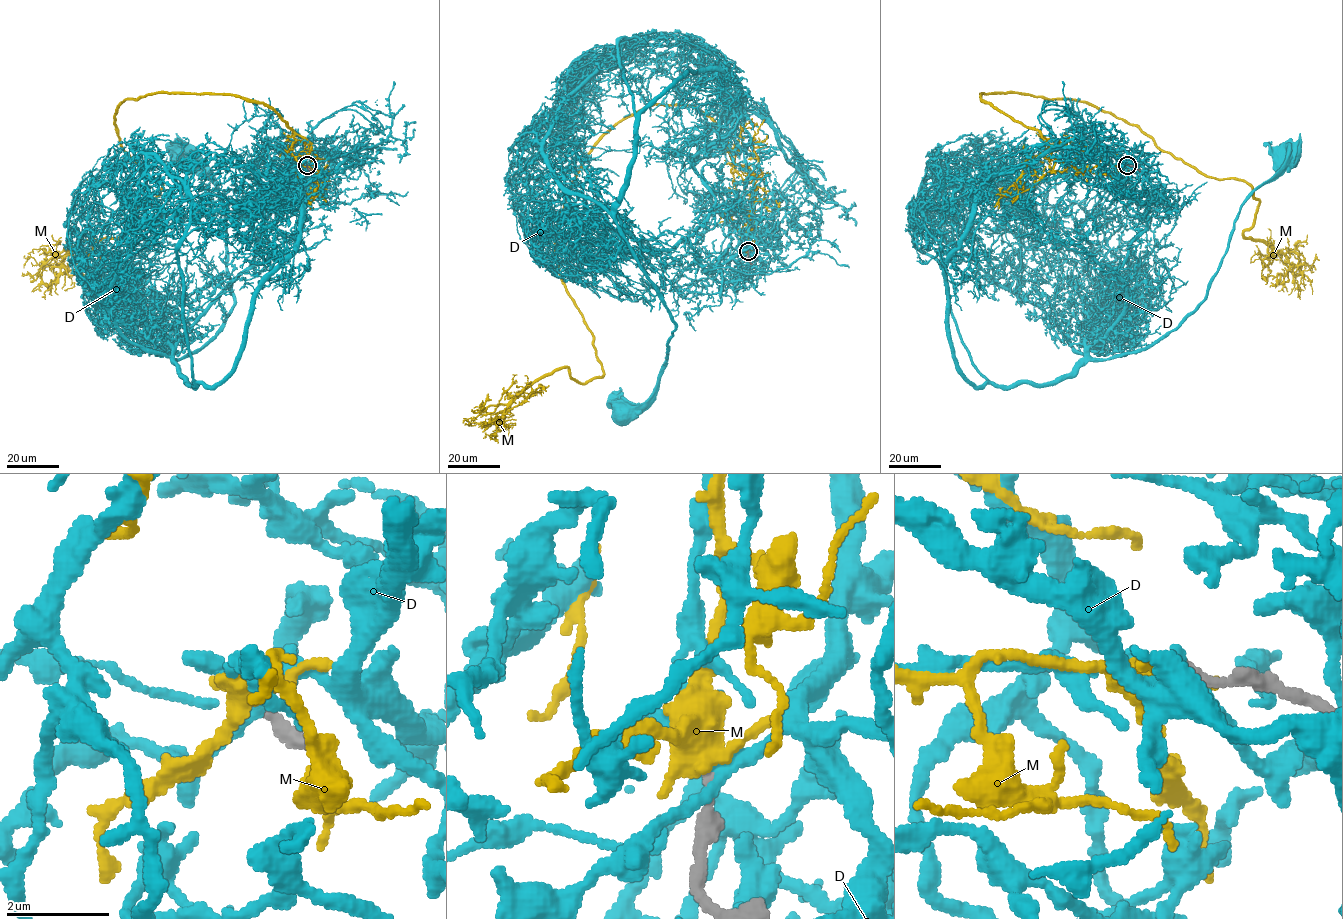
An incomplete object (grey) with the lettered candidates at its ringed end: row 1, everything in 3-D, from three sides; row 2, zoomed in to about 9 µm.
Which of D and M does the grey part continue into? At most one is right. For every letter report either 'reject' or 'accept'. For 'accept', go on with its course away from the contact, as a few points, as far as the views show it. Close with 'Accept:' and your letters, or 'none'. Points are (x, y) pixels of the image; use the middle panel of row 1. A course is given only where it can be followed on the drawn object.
D: reject
M: accept; it runs (748, 252), (755, 184), (716, 125), (626, 116), (556, 238), (602, 375), (555, 369), (504, 412), (546, 391)
Accept: M

